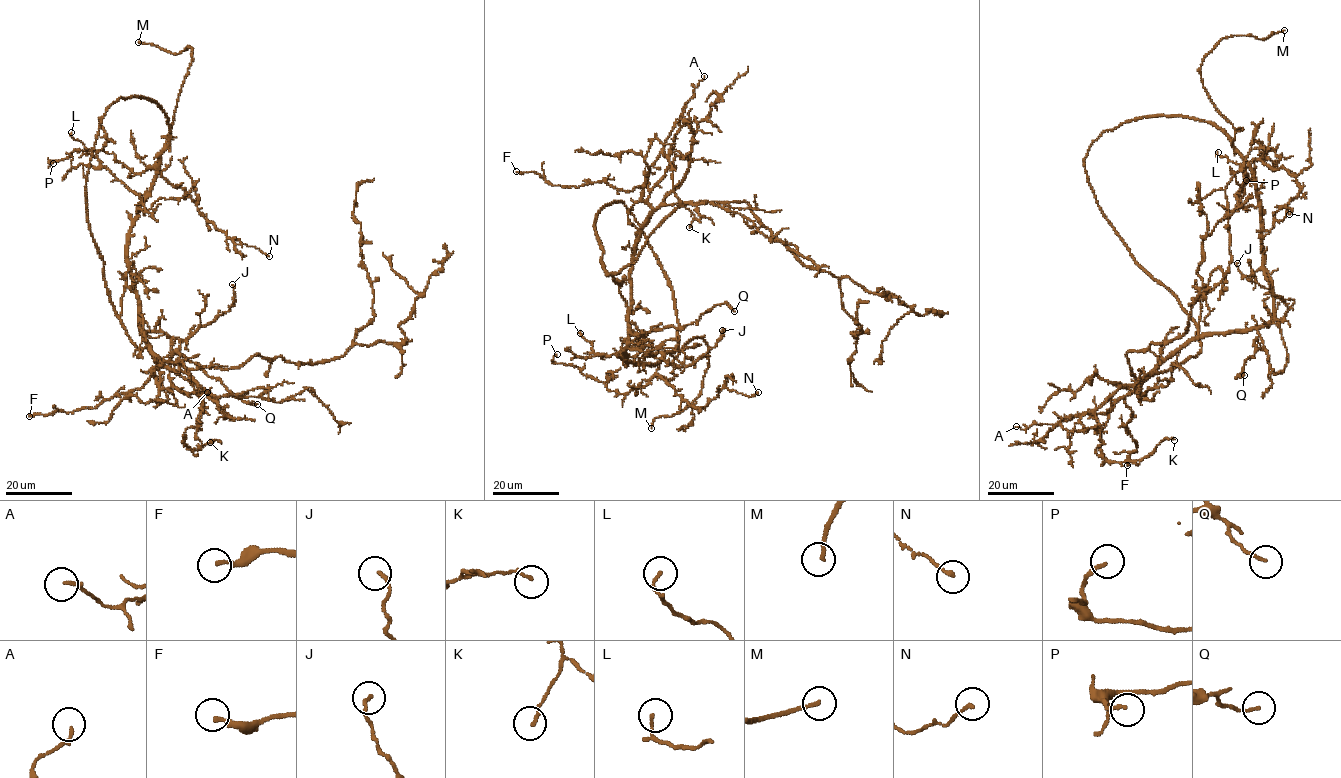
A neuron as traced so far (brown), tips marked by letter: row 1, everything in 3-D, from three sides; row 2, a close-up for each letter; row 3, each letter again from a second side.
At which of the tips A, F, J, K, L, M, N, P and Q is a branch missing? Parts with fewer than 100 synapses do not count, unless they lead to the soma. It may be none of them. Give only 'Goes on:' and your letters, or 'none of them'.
Goes on: M

